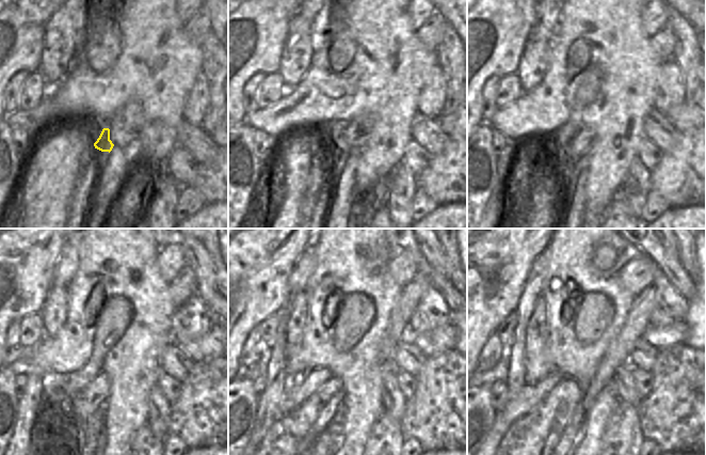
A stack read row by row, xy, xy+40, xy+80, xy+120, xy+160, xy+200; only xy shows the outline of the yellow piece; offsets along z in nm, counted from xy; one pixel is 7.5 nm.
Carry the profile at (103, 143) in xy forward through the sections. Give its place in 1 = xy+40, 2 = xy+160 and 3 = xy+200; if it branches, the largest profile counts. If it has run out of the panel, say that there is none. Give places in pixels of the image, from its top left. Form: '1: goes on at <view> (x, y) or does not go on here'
1: goes on at xy+40 (341, 143)
2: goes on at xy+160 (288, 442)
3: goes on at xy+200 (528, 444)

